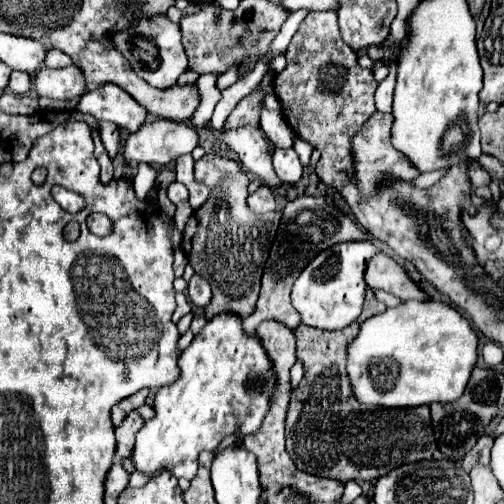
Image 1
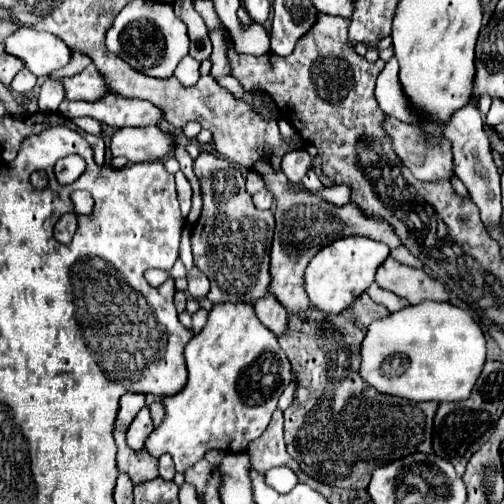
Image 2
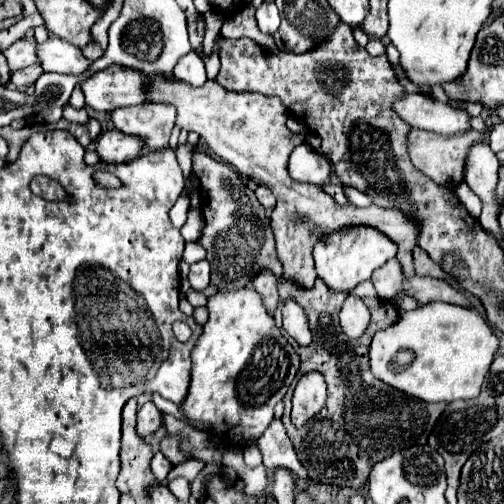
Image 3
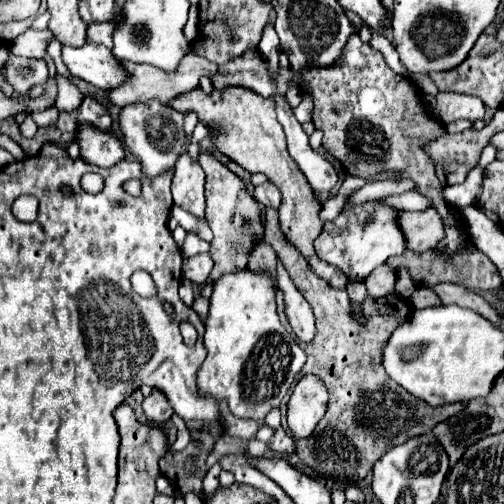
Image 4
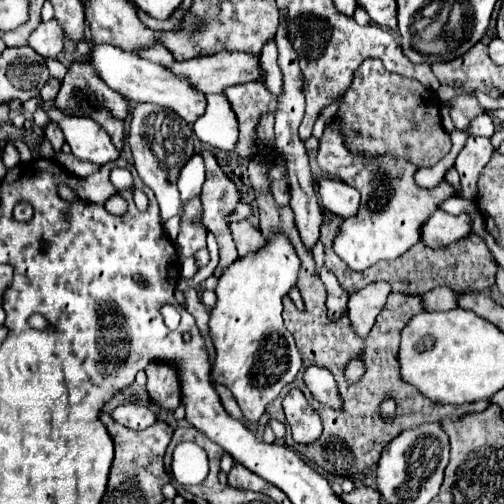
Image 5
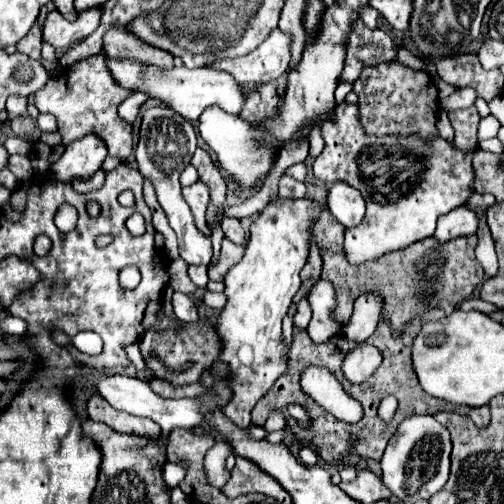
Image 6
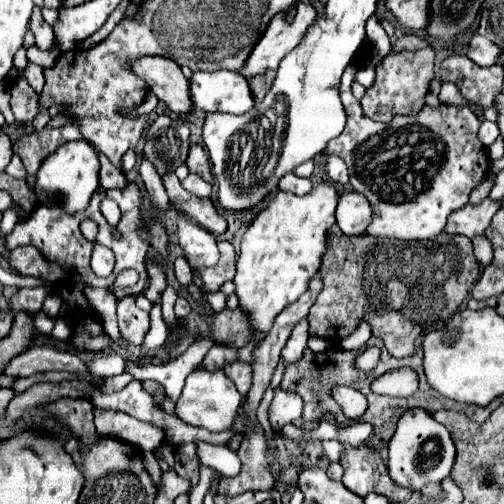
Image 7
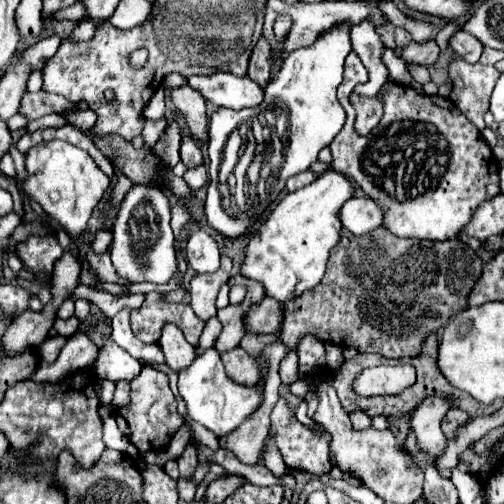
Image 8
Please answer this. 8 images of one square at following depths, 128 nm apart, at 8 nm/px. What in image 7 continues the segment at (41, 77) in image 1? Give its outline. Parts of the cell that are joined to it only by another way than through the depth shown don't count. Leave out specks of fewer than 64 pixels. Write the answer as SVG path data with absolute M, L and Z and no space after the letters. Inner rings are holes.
M300 2L300 8L296 10L296 20L292 24L284 24L284 12L276 16L276 20L268 24L266 32L262 34L238 74L248 80L266 74L266 70L276 70L280 60L300 44L304 32L316 20L316 16L316 10L304 2Z

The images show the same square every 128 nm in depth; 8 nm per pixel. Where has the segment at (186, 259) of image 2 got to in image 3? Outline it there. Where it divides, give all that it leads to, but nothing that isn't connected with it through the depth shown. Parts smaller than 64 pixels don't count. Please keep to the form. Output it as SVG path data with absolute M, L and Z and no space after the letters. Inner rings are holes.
M200 208L190 210L190 212L188 212L188 220L186 220L186 224L182 226L182 236L184 236L184 240L186 240L186 242L198 240L202 228L204 228L204 218L200 216Z

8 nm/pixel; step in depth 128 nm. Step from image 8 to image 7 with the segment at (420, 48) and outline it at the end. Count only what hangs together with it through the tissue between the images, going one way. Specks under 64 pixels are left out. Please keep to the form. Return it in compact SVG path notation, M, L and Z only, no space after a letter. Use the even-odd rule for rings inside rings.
M422 48L416 52L400 52L400 54L388 54L380 60L376 66L376 80L366 90L362 102L364 114L370 120L376 122L390 122L396 114L410 116L418 114L426 104L426 94L430 90L430 82L434 80L434 50Z

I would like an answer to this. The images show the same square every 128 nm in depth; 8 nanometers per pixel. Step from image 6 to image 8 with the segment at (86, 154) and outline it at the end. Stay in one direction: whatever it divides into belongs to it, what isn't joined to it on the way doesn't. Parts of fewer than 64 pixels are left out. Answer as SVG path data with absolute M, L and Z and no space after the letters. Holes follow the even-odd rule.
M52 140L48 144L34 146L26 154L26 170L28 170L28 180L26 180L26 190L28 194L42 206L42 210L62 224L72 238L80 236L86 230L86 222L104 196L110 178L96 166L92 156L68 142L62 140Z

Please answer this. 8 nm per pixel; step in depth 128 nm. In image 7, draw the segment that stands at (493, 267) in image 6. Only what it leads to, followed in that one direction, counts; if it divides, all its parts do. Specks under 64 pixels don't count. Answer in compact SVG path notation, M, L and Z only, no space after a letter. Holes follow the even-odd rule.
M488 173L480 185L478 185L470 194L469 202L473 205L481 203L486 197L488 197L491 188L494 185L495 175ZM476 236L472 239L473 252L476 260L486 268L490 266L493 260L493 249L490 241L486 236Z

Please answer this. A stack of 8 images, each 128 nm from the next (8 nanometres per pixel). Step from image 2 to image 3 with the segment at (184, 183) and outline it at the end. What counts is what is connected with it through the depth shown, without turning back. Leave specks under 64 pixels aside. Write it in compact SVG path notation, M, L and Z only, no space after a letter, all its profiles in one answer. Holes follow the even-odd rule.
M190 144L179 145L175 153L186 183L192 170L192 146ZM185 186L184 192L180 194L180 198L176 200L176 204L174 204L172 210L170 210L170 218L172 218L172 224L174 224L176 228L182 228L182 226L184 226L184 222L186 222L186 218L188 218L189 207L190 199Z

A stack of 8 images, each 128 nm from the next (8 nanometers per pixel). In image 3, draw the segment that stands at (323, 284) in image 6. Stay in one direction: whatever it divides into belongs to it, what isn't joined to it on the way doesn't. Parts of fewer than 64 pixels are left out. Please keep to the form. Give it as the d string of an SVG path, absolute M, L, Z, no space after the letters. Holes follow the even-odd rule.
M150 74L146 82L146 96L150 102L166 102L176 108L176 126L182 130L194 130L198 136L206 140L216 156L230 162L240 174L256 180L260 186L266 186L276 196L276 208L270 216L270 224L276 236L276 252L278 260L282 262L282 280L294 282L300 288L310 288L317 278L312 248L314 244L334 232L348 226L370 226L388 236L396 246L404 272L408 276L415 274L412 270L412 248L416 246L418 232L414 230L400 212L384 210L378 206L338 206L328 194L322 192L320 186L296 182L288 176L288 156L290 152L306 142L304 134L296 134L286 126L288 112L280 104L280 100L264 96L264 94L250 94L250 92L228 92L218 82L208 80L200 88L192 88L188 84L168 80L158 74Z

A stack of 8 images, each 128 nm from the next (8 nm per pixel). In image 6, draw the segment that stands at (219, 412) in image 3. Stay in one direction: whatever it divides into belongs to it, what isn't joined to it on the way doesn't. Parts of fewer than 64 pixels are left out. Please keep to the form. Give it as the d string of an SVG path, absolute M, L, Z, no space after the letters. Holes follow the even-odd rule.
M306 198L278 200L266 206L250 228L244 258L224 278L226 306L218 314L216 334L222 344L218 360L228 364L230 370L224 380L232 390L232 398L222 412L242 428L252 424L252 408L288 370L282 318L300 288L300 270L308 258L310 222L316 222L320 212L322 208Z

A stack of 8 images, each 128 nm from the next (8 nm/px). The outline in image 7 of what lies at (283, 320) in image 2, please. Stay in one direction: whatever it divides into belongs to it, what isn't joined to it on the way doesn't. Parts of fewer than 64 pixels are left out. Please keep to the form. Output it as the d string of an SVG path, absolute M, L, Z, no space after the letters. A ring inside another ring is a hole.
M168 174L162 178L164 188L172 200L172 204L182 210L186 216L190 216L196 224L200 224L202 228L210 230L212 234L220 236L228 230L228 222L224 220L222 214L218 214L218 210L214 208L212 200L208 198L196 198L190 192L186 192L180 184L180 180L176 178L176 174Z

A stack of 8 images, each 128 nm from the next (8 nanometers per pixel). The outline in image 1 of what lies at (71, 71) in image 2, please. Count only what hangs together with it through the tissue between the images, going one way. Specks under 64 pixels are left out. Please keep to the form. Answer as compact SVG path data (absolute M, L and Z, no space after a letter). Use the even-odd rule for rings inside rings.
M50 50L44 58L44 66L48 68L64 68L64 66L70 66L70 64L72 64L70 56L62 54L60 50Z

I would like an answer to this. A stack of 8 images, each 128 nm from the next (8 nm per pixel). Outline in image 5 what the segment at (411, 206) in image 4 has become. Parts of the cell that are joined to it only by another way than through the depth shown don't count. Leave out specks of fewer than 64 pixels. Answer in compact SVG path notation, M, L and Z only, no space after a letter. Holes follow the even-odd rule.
M450 196L448 200L444 200L444 202L440 202L438 204L438 208L440 210L444 210L444 212L448 212L448 214L462 214L462 212L466 212L466 210L474 210L474 202L470 202L470 200L464 200L464 198L456 198L456 196Z

